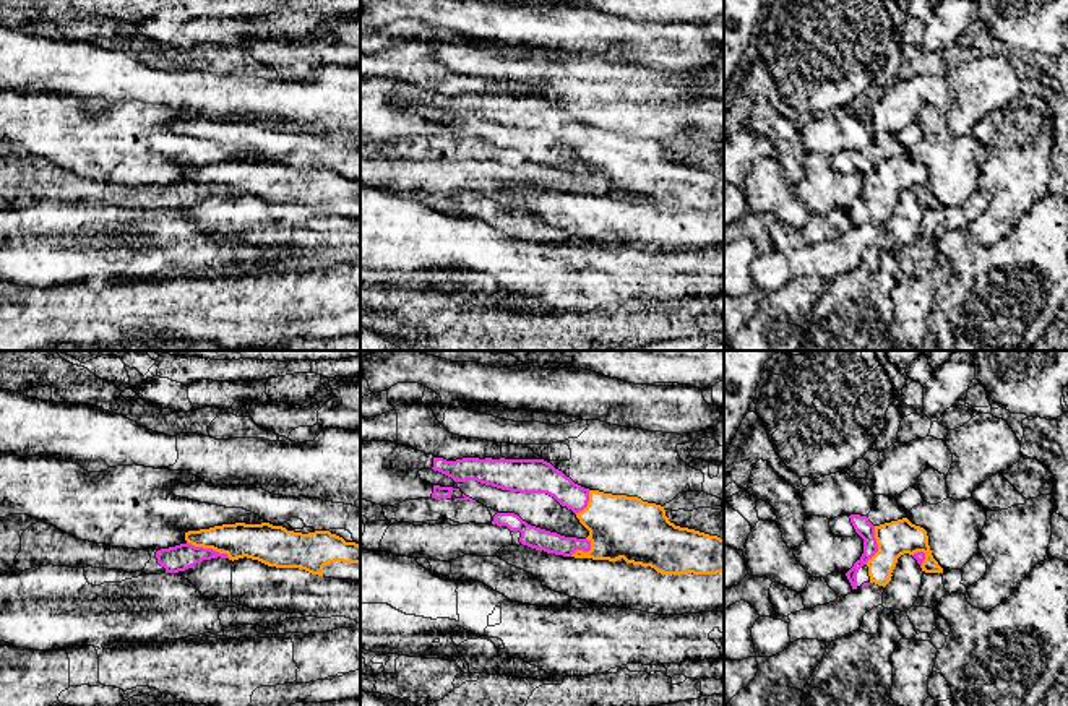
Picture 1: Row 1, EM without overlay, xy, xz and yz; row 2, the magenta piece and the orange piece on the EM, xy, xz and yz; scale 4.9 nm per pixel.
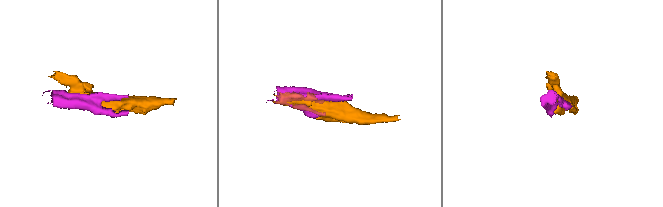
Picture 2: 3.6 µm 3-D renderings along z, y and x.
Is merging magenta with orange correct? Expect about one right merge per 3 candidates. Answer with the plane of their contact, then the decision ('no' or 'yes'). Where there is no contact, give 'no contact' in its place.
meets magenta in xy; yes

